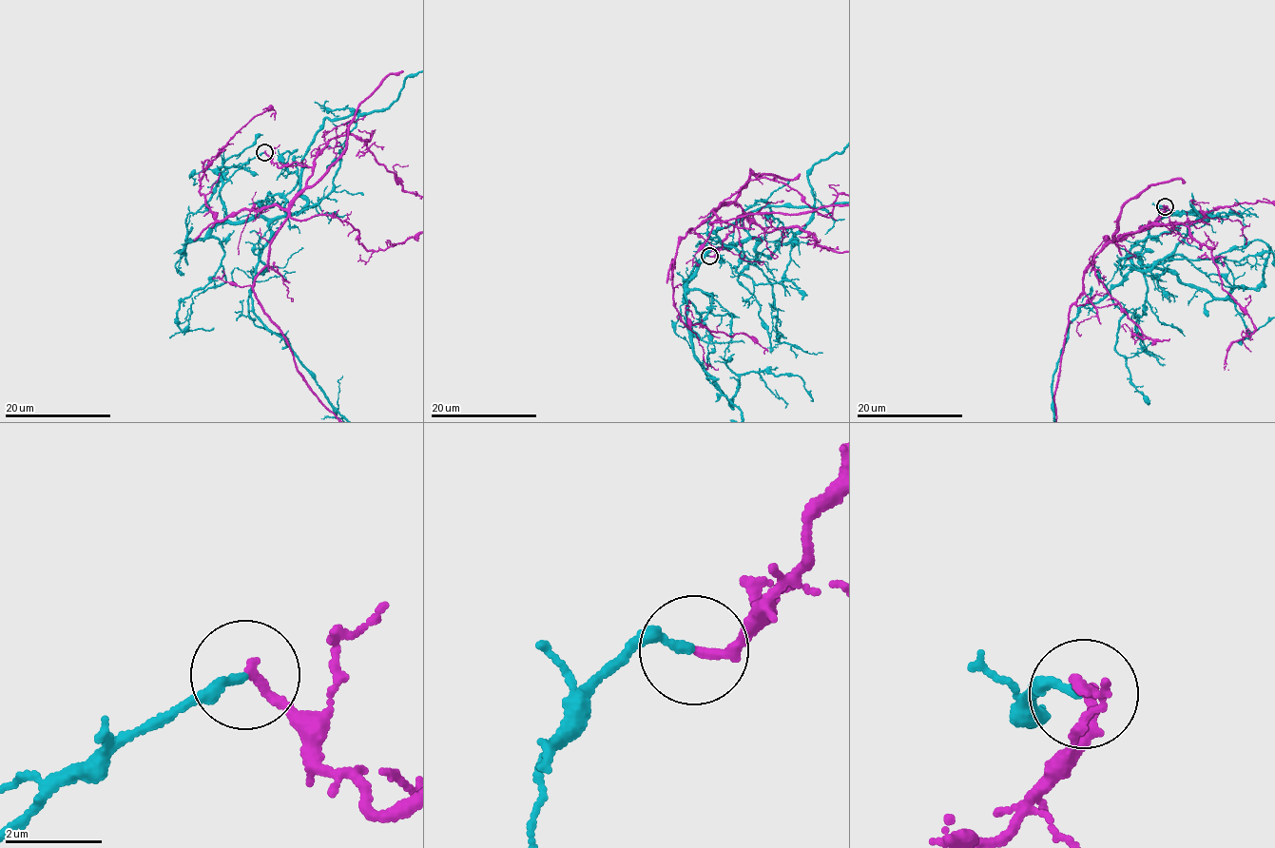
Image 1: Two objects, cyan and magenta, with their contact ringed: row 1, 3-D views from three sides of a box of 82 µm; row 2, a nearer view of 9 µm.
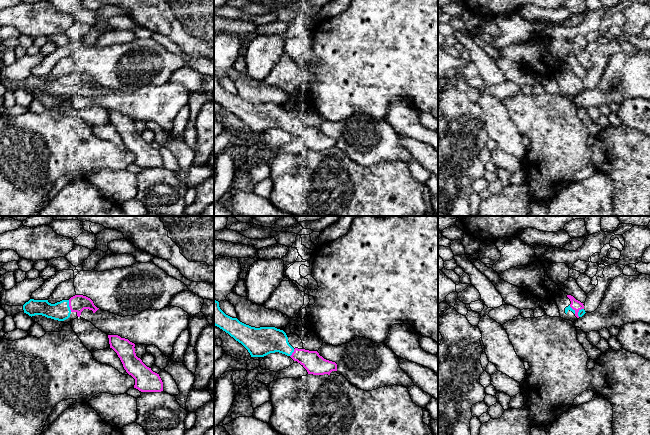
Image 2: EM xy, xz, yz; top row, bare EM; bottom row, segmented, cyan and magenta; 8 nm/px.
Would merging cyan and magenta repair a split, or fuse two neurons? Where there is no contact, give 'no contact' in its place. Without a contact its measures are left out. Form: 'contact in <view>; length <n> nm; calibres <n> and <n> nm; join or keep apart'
contact in xy; length 100 nm; calibres 150 and 140 nm; keep apart

